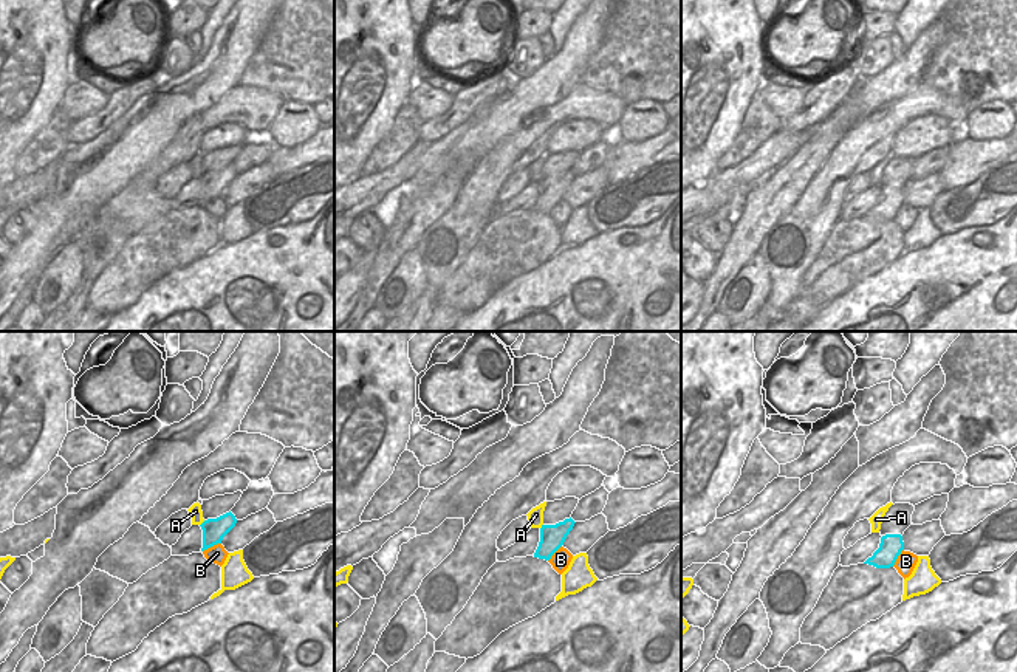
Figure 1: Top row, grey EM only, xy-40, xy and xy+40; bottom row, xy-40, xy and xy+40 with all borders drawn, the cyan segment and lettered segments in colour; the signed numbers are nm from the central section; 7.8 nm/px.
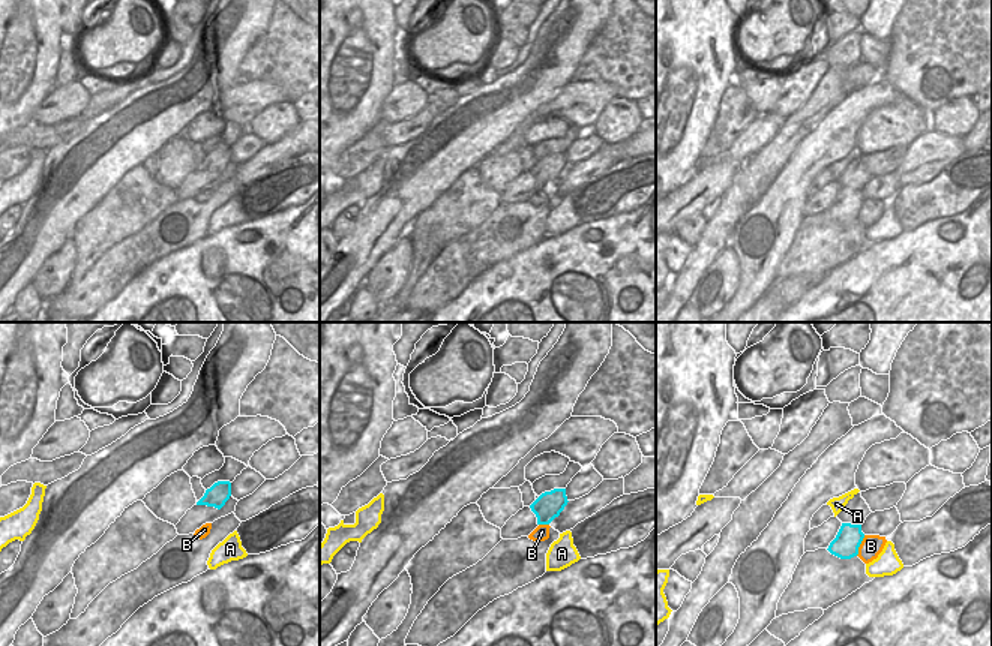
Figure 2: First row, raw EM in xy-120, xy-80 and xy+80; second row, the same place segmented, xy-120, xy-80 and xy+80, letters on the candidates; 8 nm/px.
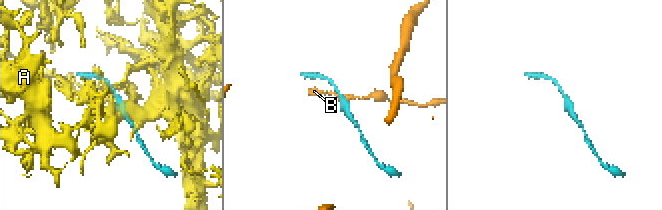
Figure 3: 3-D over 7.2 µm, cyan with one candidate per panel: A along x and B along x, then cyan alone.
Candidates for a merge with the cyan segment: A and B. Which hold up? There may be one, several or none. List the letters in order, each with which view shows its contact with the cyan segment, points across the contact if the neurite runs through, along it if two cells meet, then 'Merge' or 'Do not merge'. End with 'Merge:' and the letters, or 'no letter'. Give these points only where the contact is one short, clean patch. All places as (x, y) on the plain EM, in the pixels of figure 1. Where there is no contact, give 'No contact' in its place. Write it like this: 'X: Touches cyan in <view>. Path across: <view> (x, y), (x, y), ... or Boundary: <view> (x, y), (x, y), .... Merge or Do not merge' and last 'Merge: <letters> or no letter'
A: Touches cyan in xy-40. Boundary: xy-40 (205, 174), (200, 178). Do not merge
B: Touches cyan in xy-40. Boundary: xy-40 (220, 195), (203, 205). Do not merge
Merge: no letter.

